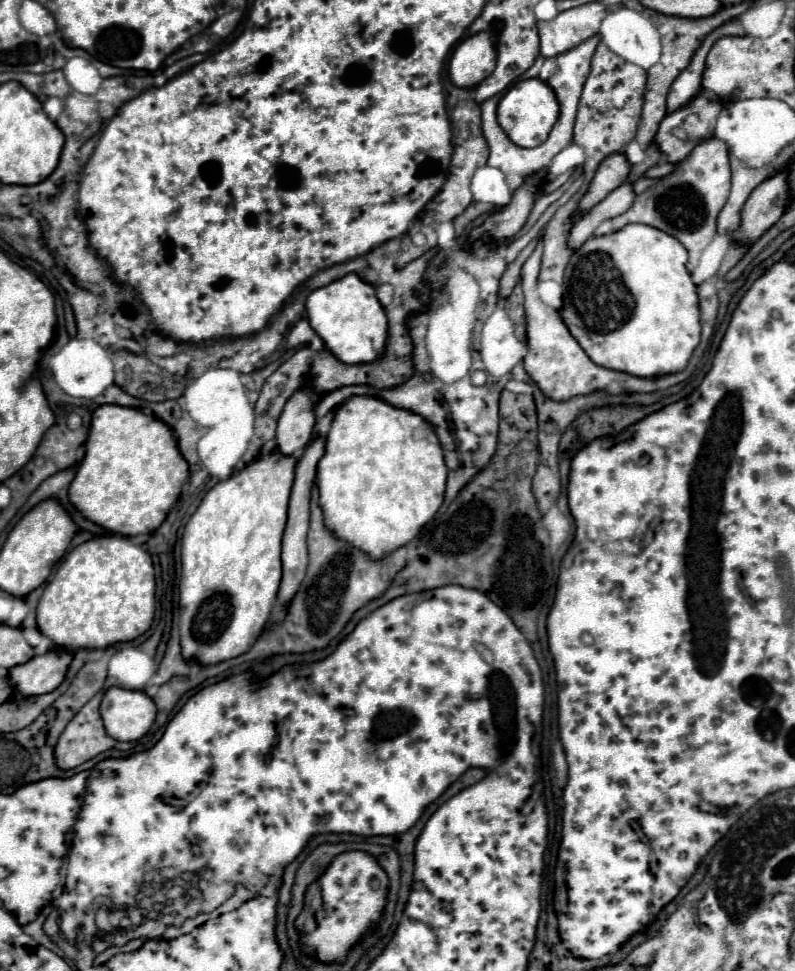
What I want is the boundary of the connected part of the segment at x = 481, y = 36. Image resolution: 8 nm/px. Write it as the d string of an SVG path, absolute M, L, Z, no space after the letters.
M480 31L464 39L450 59L450 79L460 87L474 87L496 67L496 35Z

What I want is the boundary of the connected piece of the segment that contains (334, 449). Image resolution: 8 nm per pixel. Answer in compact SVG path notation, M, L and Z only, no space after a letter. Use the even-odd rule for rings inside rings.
M354 395L334 411L324 449L326 451L316 467L316 487L320 509L324 513L324 527L334 537L364 551L372 561L380 561L392 551L408 545L444 503L448 469L434 429L420 415L392 407L378 397Z

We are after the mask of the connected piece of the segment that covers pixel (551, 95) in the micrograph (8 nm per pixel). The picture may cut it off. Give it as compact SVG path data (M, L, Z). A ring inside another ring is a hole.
M540 79L518 81L514 87L506 91L498 105L498 123L506 131L506 135L520 147L538 147L546 141L552 125L558 119L558 101L554 89Z

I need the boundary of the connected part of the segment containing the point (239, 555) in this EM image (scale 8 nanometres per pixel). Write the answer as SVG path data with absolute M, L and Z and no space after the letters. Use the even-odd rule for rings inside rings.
M272 451L258 457L228 481L212 487L186 523L180 579L180 647L186 661L216 665L244 655L260 637L280 587L280 537L284 533L294 467L294 457L272 457Z

